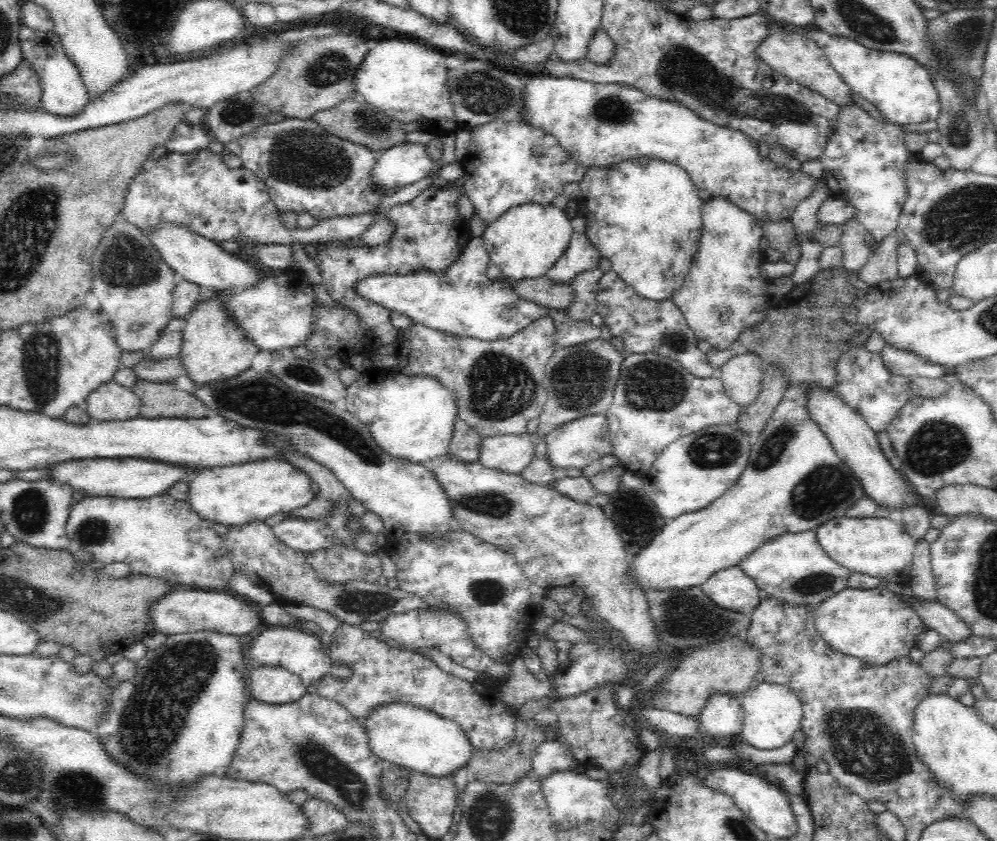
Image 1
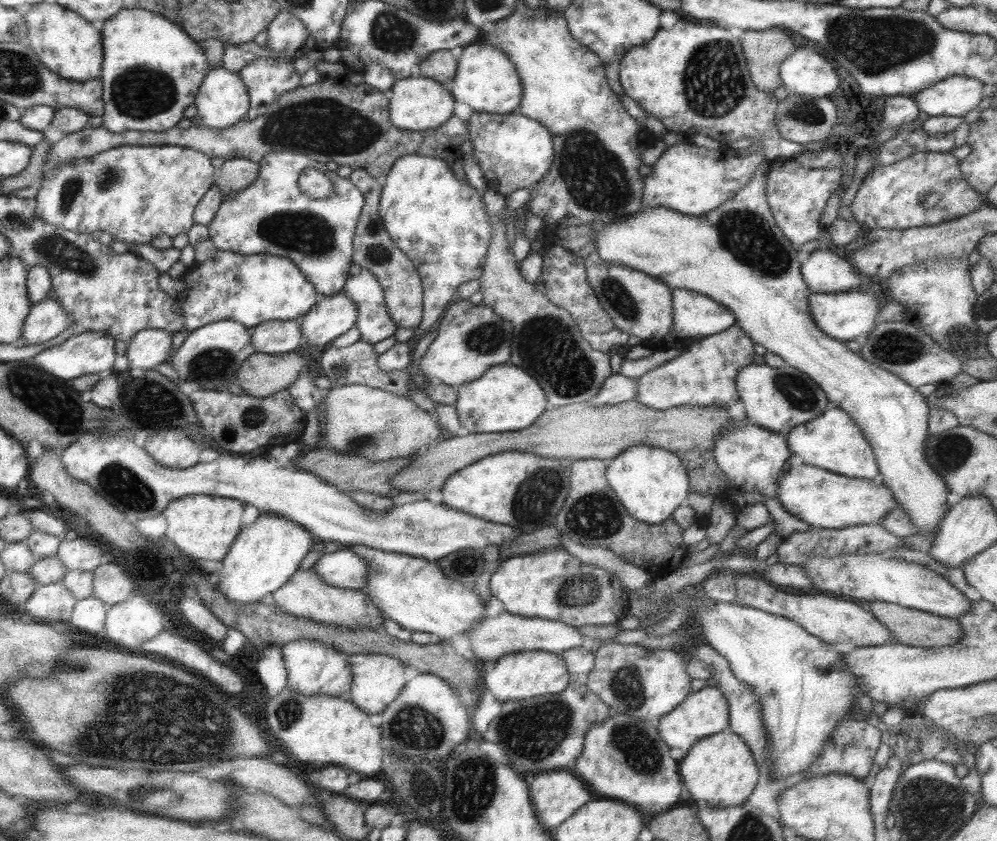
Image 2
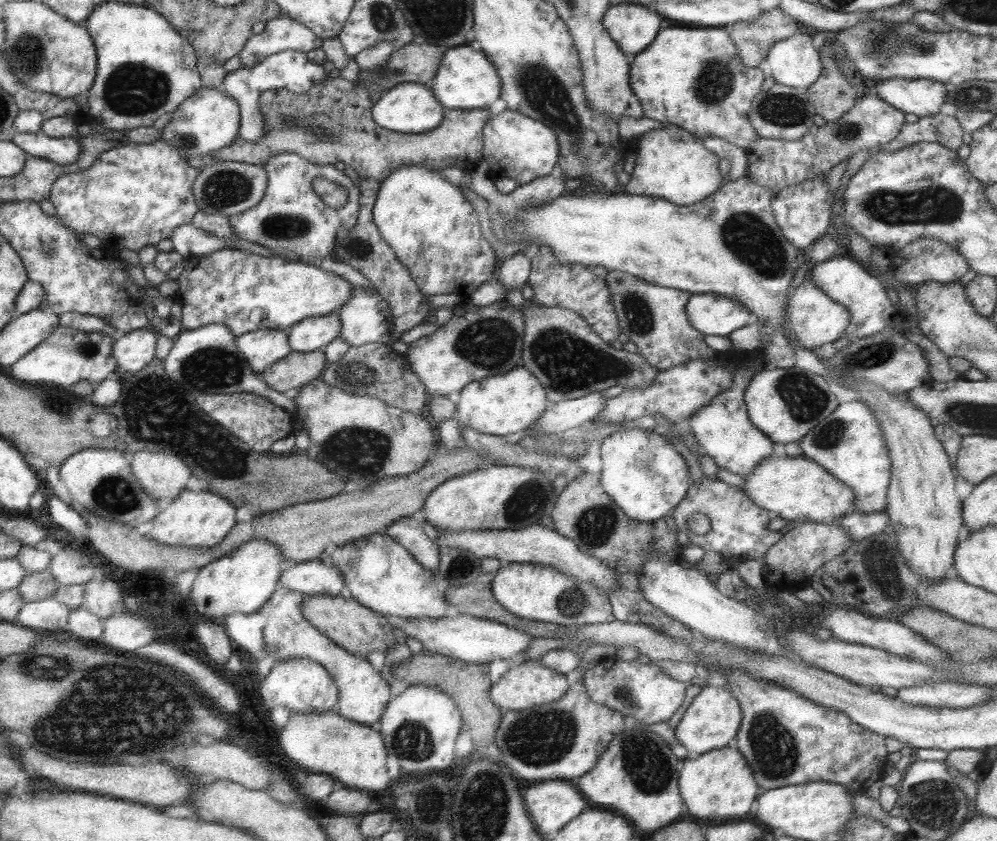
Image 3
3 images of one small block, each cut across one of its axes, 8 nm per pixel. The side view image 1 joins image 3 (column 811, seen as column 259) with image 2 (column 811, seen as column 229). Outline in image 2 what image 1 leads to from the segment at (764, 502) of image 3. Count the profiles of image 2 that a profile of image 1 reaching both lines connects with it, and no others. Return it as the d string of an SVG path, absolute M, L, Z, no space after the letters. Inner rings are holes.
M804 464L791 467L781 475L777 498L792 516L803 520L810 527L830 530L878 523L895 505L892 491L881 480L847 478Z

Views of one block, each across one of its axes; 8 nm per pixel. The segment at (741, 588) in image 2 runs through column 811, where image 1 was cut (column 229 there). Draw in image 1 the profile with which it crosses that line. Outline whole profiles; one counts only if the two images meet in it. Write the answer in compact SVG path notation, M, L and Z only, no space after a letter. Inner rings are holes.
M205 589L171 590L157 598L149 608L149 617L156 632L168 635L182 633L197 633L214 631L222 634L234 634L244 637L250 634L260 624L260 617L252 606L238 600L238 597L228 593L214 592Z

